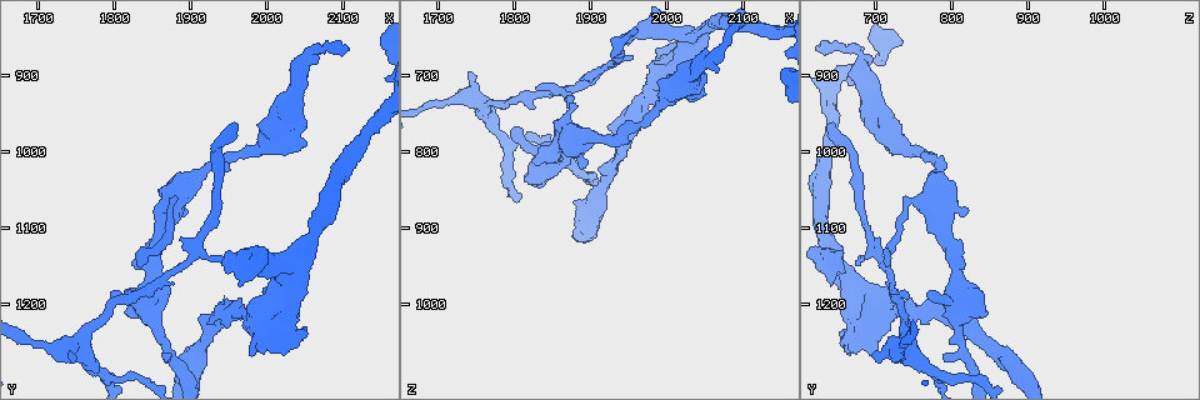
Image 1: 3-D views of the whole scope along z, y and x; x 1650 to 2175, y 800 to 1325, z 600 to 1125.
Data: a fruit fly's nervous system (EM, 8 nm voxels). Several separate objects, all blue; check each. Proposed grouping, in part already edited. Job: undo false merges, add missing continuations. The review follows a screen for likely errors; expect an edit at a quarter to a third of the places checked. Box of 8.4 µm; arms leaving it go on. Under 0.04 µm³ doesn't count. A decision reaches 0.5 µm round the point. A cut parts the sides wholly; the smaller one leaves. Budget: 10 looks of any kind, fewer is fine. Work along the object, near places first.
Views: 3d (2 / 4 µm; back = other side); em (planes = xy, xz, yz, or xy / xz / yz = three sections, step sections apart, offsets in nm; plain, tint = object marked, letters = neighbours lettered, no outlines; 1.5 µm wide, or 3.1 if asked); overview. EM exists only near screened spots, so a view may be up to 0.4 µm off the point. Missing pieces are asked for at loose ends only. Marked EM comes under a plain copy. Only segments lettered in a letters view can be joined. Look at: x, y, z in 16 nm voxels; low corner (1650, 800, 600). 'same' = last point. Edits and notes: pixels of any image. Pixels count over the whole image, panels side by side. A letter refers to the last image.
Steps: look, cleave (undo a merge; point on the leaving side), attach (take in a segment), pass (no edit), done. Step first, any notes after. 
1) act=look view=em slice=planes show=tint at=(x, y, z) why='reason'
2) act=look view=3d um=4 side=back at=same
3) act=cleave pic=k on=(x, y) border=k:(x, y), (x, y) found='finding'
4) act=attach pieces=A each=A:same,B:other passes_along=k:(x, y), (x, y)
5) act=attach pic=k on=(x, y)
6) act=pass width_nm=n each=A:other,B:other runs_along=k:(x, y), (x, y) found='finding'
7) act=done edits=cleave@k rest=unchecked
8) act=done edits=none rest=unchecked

act=look view=3d um=2 at=(1960, 965, 635) why='long arm stops here'

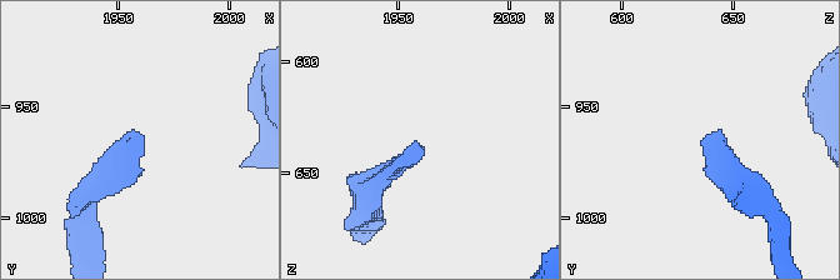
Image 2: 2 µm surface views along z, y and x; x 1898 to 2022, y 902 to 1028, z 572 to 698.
act=look view=em slice=planes show=tint at=(1960, 964, 639)

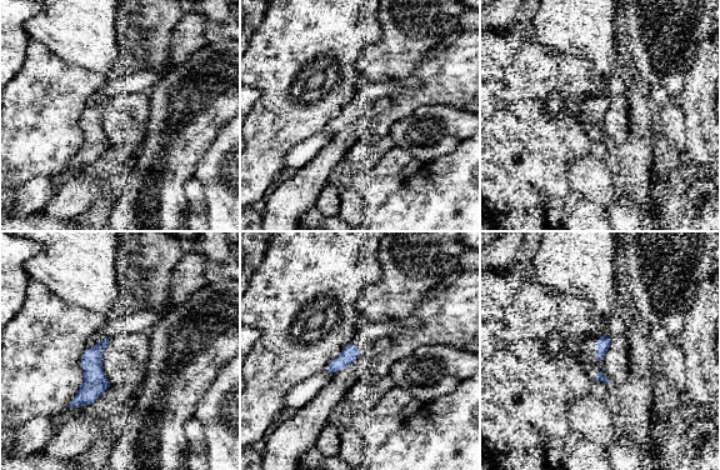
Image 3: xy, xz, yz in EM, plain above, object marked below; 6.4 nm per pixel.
act=look view=em slice=planes show=letters at=same

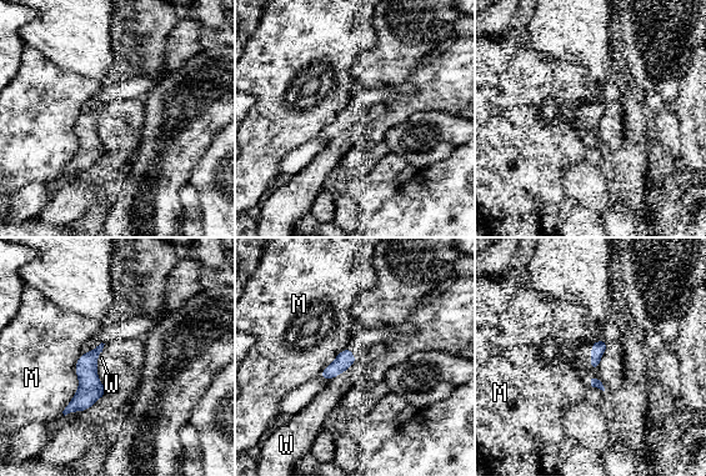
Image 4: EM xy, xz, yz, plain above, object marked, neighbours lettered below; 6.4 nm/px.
act=pass each=M:other,W:other border=4:(81, 355), (78, 389), (63, 415) found='none of them fits'

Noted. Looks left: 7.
act=look view=em slice=yz step=8 show=letters at=(1980, 1265, 695) why='free end'

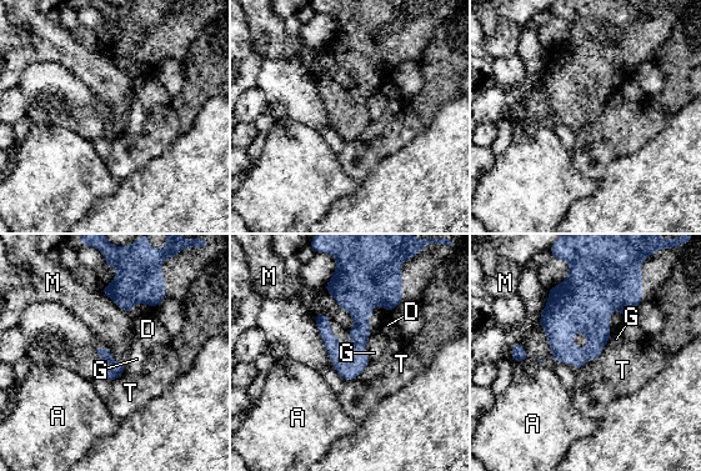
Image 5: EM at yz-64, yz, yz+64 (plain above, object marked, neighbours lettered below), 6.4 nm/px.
act=look view=em slice=planes show=letters at=same why='cut it another way'

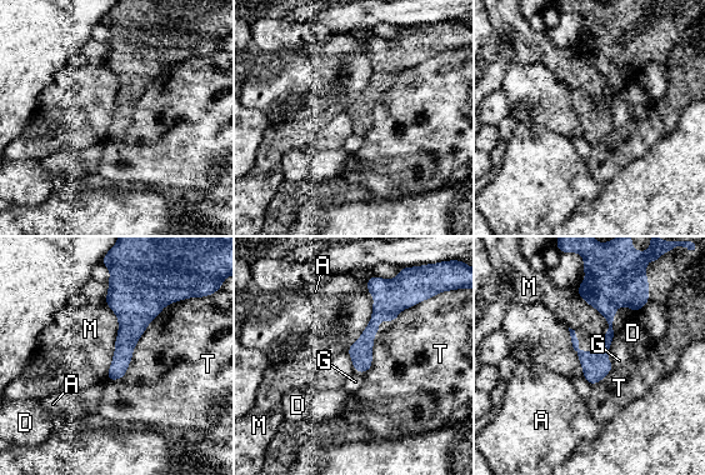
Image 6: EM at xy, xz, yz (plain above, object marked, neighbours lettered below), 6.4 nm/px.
act=pass each=A:other,D:other,G:other,M:other,T:other border=6:(164, 308), (139, 339), (130, 360) found='no lettered segment goes on from it'

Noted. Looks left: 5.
act=look view=3d um=4 side=back at=(1740, 1265, 695) why='an open end'

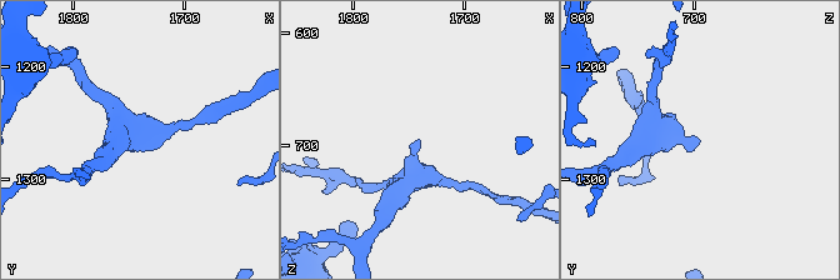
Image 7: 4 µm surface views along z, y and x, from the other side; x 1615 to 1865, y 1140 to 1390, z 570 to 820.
act=look view=em slice=planes show=letters at=(1742, 1264, 694) why='shape alone is not enough'

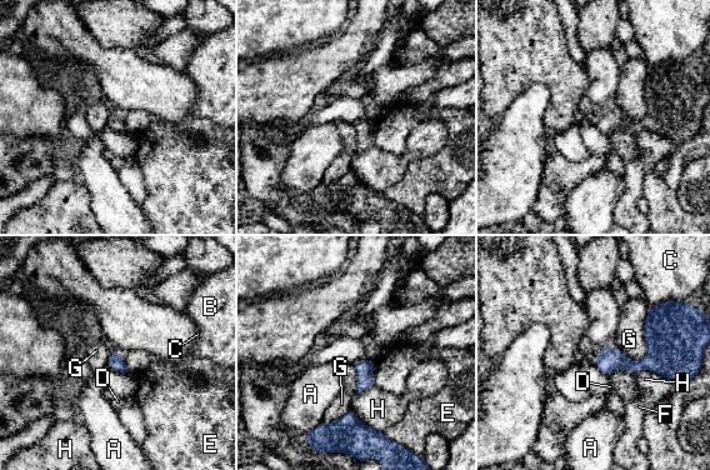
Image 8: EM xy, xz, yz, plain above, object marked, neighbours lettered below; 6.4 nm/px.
act=pass each=A:other,B:other,C:other,D:other,E:other,F:other,G:other,H:other runs_along=8:(655, 313), (655, 351), (608, 371) found='no lettered segment goes on from it'

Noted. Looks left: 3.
act=look view=em slice=planes show=letters at=(1965, 1175, 640) why='an open end'

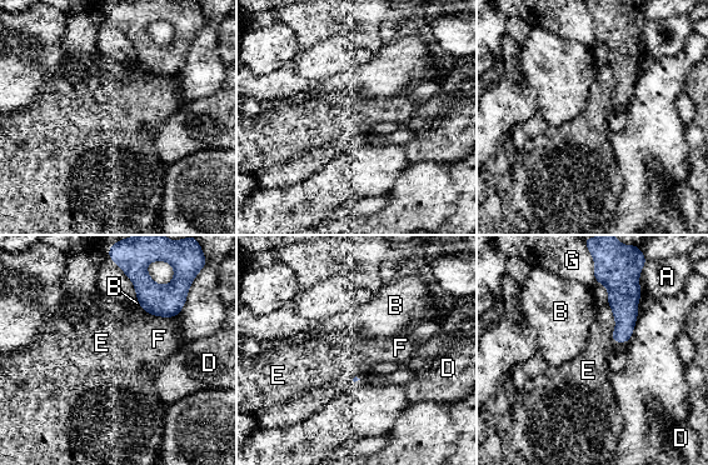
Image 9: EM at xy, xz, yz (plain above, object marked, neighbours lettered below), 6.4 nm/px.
act=pass each=A:other,B:other,D:other,E:other,F:other,G:other border=9:(607, 304), (614, 320), (612, 340) found='none of them fits'

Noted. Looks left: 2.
act=done edits=none rest=unchecked

